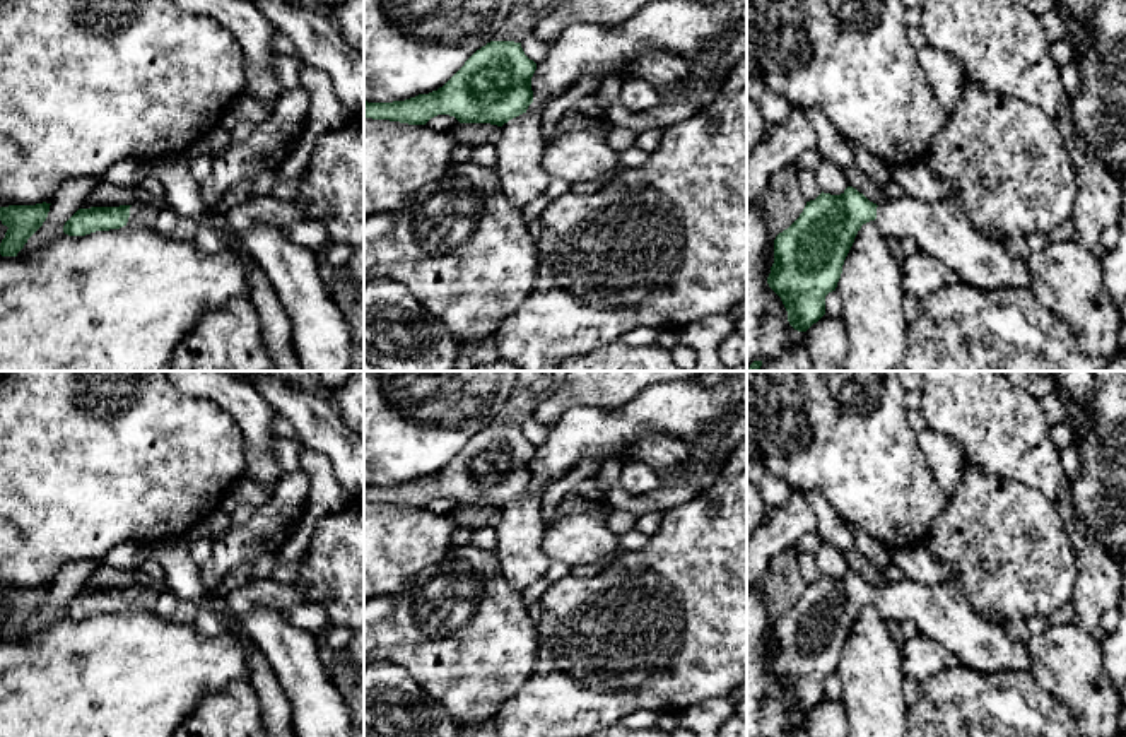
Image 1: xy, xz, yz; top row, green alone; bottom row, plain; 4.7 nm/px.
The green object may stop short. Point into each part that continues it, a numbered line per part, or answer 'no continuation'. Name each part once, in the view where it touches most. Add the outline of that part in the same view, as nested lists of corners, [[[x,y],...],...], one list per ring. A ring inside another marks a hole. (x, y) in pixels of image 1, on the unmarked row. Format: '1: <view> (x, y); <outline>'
1: xz (520, 551); [[[526,494],[502,508],[494,552],[504,578],[519,593],[543,578],[552,566],[543,551],[547,527],[538,494]]]

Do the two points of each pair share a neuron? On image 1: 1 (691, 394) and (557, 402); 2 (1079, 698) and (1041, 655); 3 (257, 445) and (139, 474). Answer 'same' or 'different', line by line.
1: different
2: same
3: different

